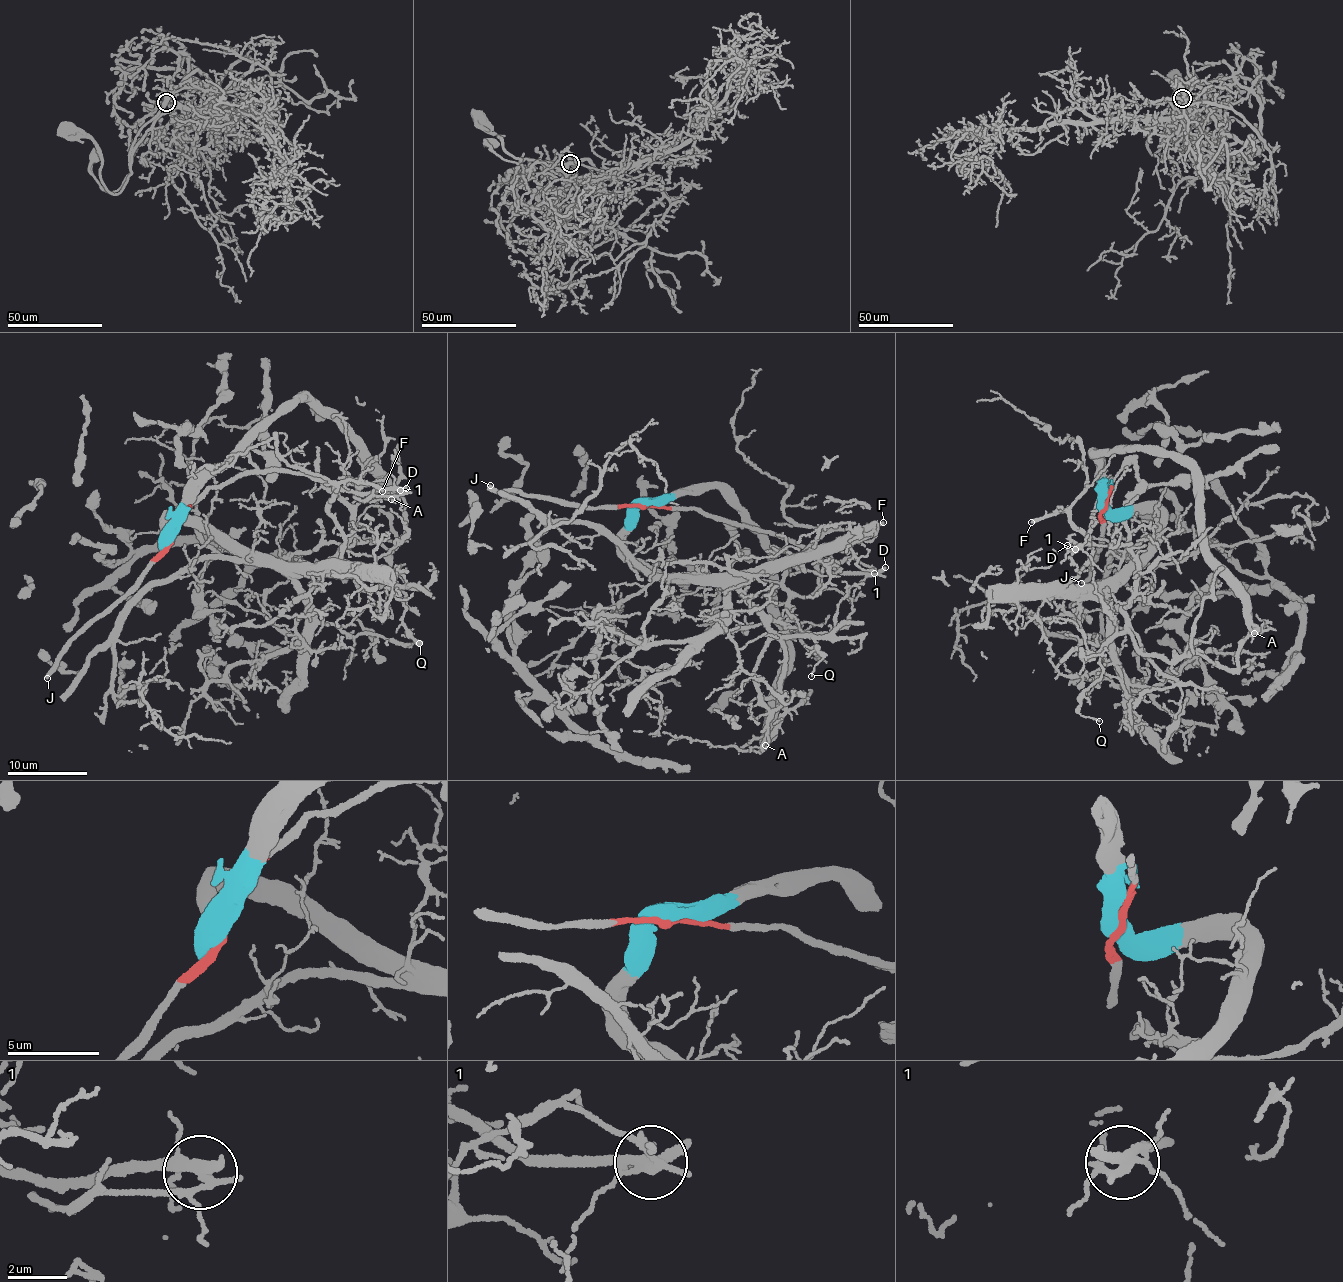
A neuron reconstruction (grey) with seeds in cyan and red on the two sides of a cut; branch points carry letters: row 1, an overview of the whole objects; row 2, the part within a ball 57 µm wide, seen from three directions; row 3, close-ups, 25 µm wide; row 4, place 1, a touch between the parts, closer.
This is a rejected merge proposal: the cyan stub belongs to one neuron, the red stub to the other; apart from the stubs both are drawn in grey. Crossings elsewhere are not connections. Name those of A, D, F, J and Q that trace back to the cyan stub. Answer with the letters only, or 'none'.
A, F, Q

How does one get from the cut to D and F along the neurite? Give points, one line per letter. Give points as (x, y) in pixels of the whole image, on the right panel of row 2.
D: (1104, 504), (1108, 479), (1112, 480), (1096, 499), (1089, 542), (1075, 550), (1066, 545)
F: (1104, 504), (1158, 519), (1146, 551), (1097, 590), (1065, 586), (1091, 551), (1070, 515), (1059, 510), (1030, 522)

